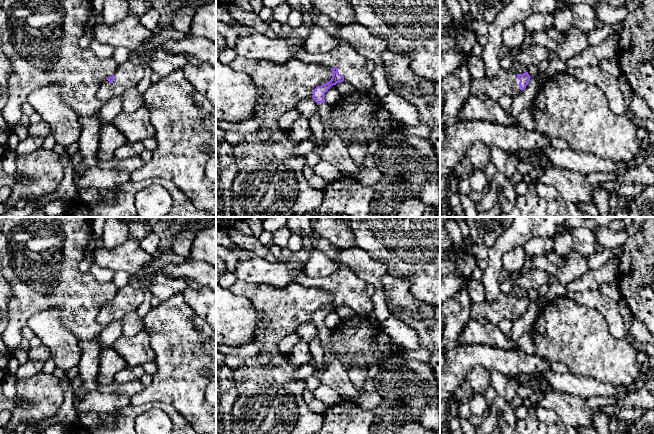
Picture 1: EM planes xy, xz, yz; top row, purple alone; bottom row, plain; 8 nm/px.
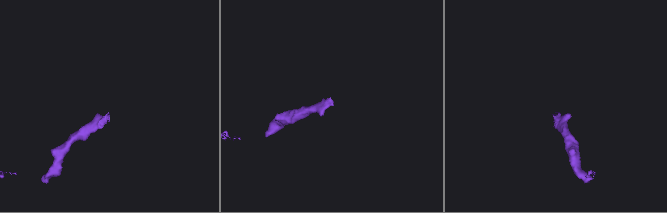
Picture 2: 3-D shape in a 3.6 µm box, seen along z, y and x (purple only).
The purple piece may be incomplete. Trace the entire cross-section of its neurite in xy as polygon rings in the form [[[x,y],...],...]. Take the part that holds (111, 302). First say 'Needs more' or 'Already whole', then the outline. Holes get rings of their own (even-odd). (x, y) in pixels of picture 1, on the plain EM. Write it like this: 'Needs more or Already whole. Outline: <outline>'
Needs more. Outline: [[[126,285],[118,289],[116,296],[100,308],[97,321],[108,325],[114,320],[122,319],[129,311],[138,310],[144,300],[145,294],[141,288]]]

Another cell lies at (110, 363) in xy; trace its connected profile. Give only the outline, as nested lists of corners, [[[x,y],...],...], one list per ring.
[[[112,347],[104,348],[100,353],[98,383],[108,385],[115,381],[115,375],[127,367],[124,358]]]

